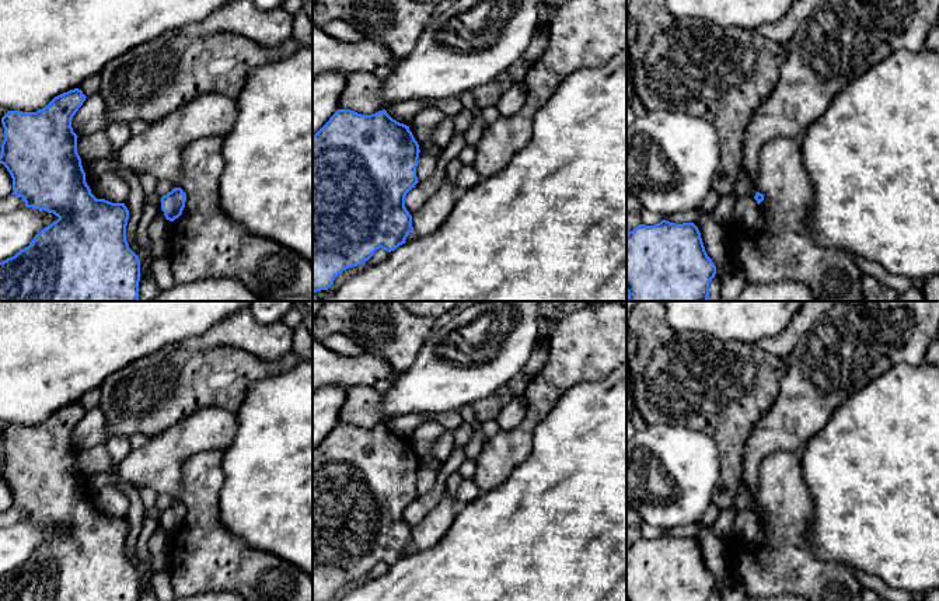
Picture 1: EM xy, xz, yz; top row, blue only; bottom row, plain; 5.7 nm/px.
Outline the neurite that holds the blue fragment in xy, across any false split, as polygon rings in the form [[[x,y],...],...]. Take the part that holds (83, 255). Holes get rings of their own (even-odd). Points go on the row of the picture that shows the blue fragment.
[[[74,88],[55,97],[36,112],[8,111],[1,123],[0,164],[13,178],[13,193],[24,199],[27,207],[53,213],[59,219],[41,230],[28,247],[0,262],[0,301],[137,301],[140,282],[139,256],[129,248],[126,226],[129,210],[125,203],[97,199],[85,182],[85,172],[77,153],[77,134],[71,119],[85,101]]]

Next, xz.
[[[338,109],[313,134],[313,293],[328,290],[339,273],[369,261],[377,249],[391,252],[406,242],[413,227],[405,196],[419,182],[419,153],[409,126],[392,119],[385,109],[371,115]]]

